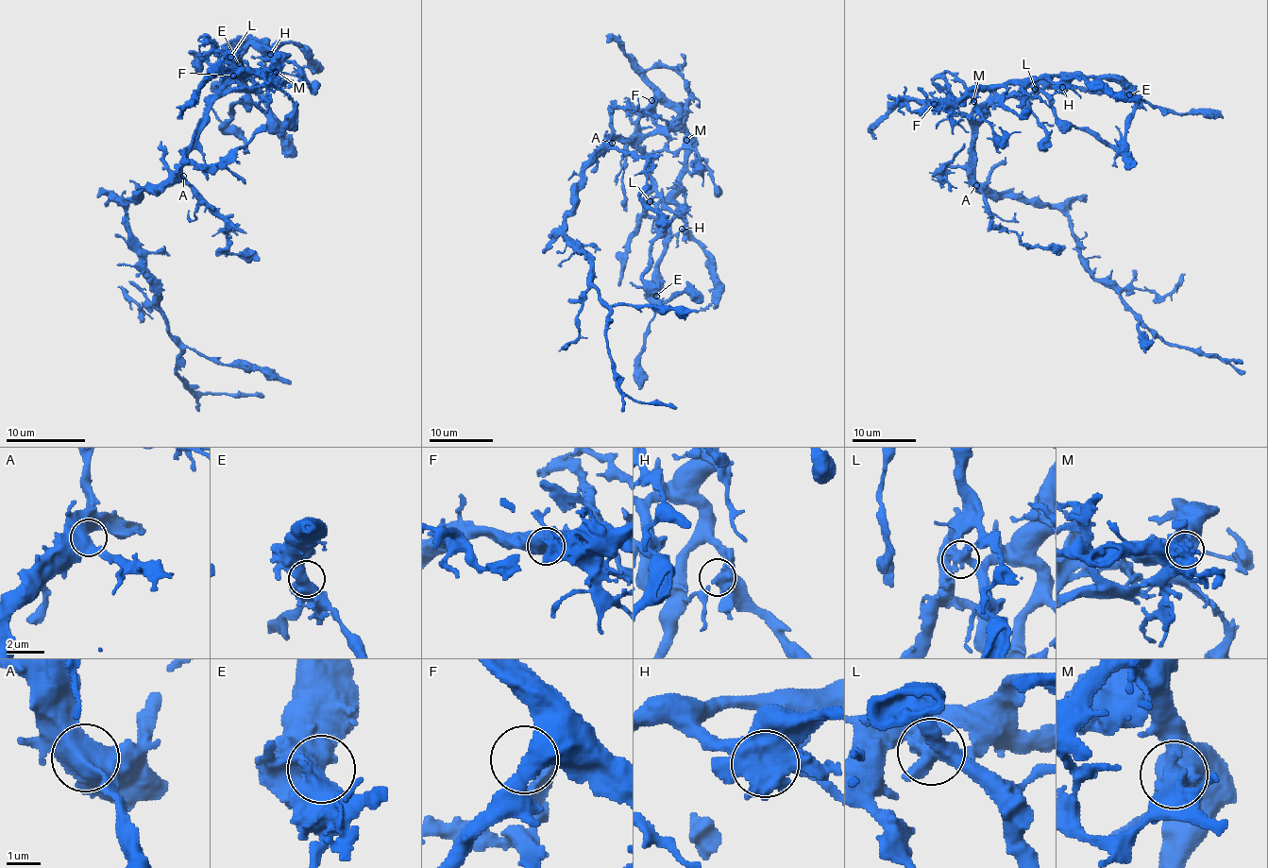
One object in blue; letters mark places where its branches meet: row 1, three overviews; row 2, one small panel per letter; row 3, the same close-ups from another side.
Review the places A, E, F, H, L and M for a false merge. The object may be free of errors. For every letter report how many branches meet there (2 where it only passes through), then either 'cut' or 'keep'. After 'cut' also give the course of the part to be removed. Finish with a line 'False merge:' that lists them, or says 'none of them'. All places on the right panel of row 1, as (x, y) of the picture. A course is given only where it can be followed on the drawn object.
A: 2 branches meet; keep
E: 3 branches meet; keep
F: 2 branches meet; keep
H: 3 branches meet; keep
L: 3 branches meet; cut; foreign part runs (1036, 88), (994, 102), (975, 131), (973, 178), (1004, 196), (1057, 208), (1081, 264), (1167, 344), (1241, 364)
M: 3 branches meet; keep
False merge: L

